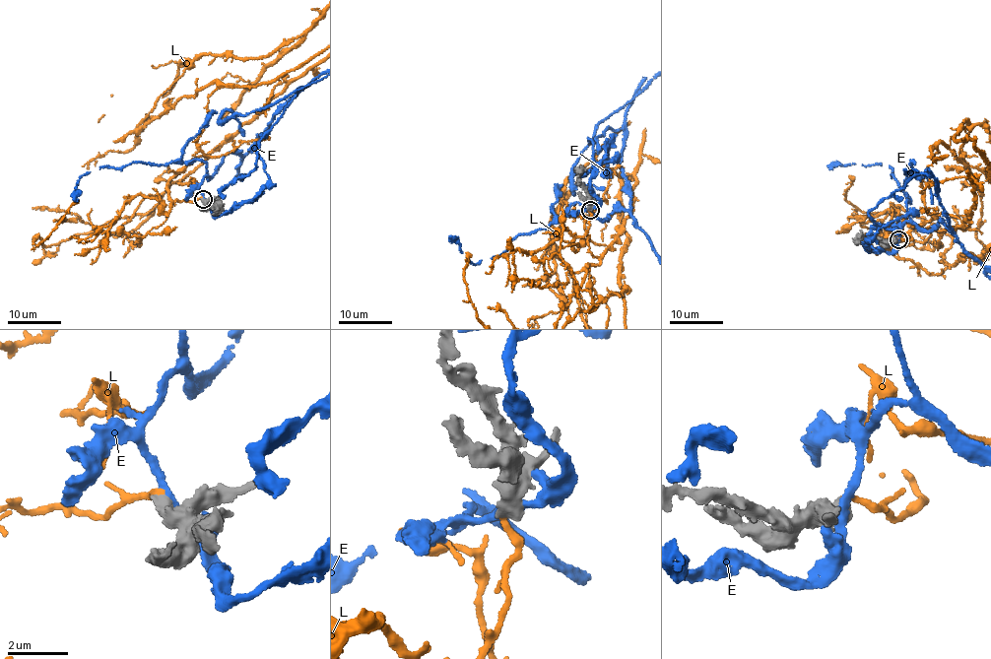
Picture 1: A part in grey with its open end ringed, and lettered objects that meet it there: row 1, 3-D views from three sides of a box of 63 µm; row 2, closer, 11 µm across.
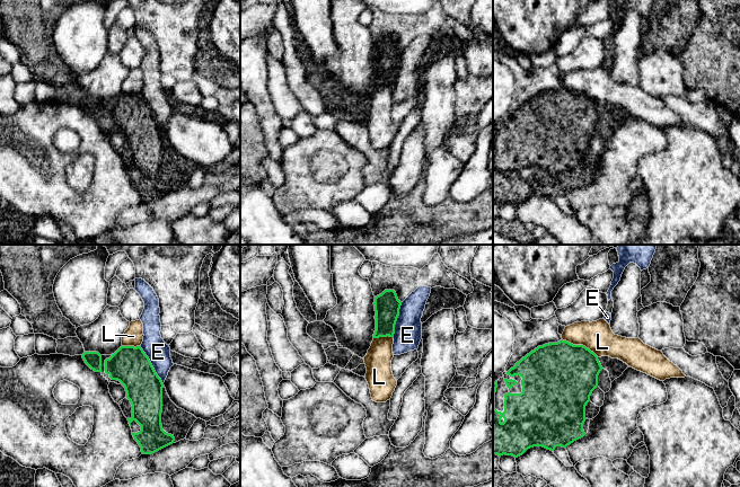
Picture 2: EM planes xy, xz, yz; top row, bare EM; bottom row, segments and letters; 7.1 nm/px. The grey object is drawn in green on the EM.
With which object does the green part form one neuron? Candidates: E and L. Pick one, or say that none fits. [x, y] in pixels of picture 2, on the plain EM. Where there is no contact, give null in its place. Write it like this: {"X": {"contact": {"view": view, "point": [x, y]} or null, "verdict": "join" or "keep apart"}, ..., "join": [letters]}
{"E": {"contact": {"view": "xy", "point": [151, 113]}, "verdict": "keep apart"}, "L": {"contact": {"view": "yz", "point": [580, 93]}, "verdict": "keep apart"}, "join": []}

